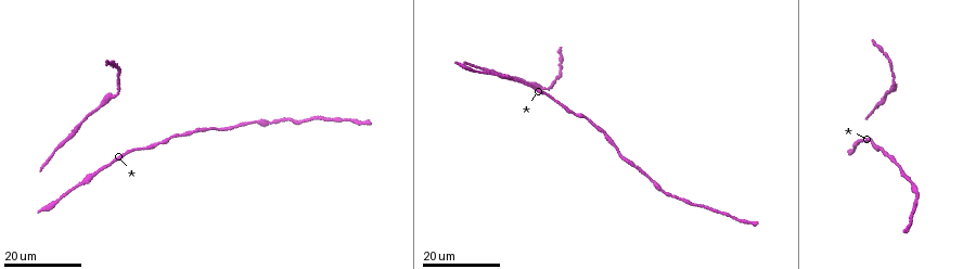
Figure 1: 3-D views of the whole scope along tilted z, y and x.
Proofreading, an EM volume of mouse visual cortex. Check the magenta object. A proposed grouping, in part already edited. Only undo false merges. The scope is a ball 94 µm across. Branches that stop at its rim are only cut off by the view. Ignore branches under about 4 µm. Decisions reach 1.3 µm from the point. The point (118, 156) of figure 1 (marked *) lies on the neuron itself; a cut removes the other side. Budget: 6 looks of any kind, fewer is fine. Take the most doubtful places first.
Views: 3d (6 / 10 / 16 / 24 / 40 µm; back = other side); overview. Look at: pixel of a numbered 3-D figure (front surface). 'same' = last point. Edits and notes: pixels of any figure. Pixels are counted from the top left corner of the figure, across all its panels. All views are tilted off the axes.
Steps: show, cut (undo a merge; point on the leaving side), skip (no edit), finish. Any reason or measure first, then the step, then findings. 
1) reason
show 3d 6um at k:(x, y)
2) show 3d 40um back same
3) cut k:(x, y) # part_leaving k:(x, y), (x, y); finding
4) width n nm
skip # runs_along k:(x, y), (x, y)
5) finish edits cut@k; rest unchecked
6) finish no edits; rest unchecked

thick turns thin
show 3d 16um at 1:(114, 96)

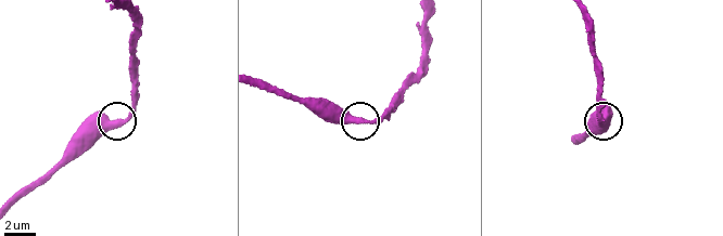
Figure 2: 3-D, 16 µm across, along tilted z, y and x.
show 3d 6um at 2:(359, 122)

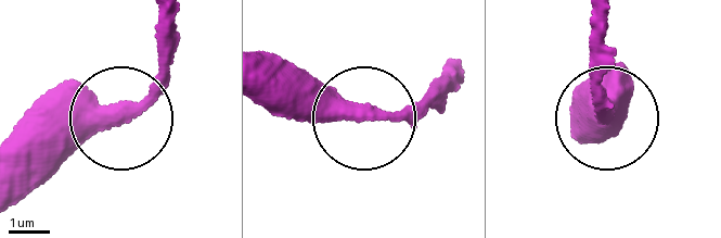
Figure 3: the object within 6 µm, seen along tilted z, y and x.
skip # runs_along 3:(264, 82), (365, 117), (438, 95); one neuron here

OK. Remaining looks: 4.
thick turns thin
show 3d 16um at 1:(876, 151)

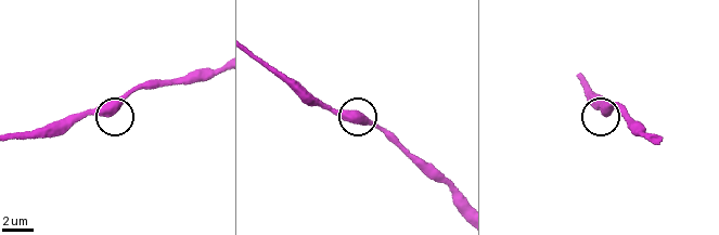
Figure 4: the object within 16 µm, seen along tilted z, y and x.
show 3d 6um at 4:(604, 107)

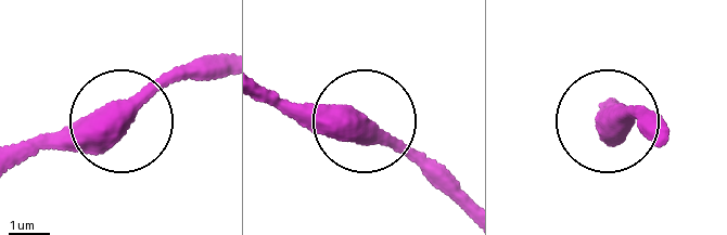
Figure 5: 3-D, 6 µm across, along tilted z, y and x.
skip # runs_along 5:(267, 90), (345, 117), (430, 165); all the same neuron

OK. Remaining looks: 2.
show 3d 24um at 1:(59, 196)

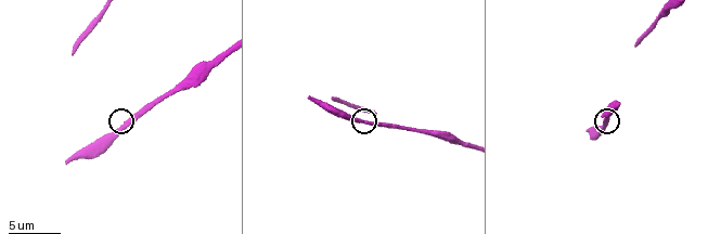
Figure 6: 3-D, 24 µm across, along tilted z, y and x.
show 3d 10um at 6:(370, 124)

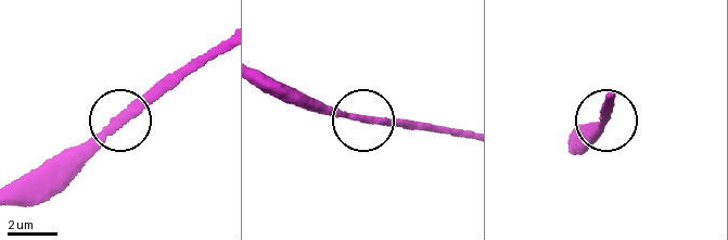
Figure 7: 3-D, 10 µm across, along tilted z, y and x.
side_arm 8 um
skip # continuous, no second neuron

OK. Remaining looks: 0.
finish no edits; rest unchecked

